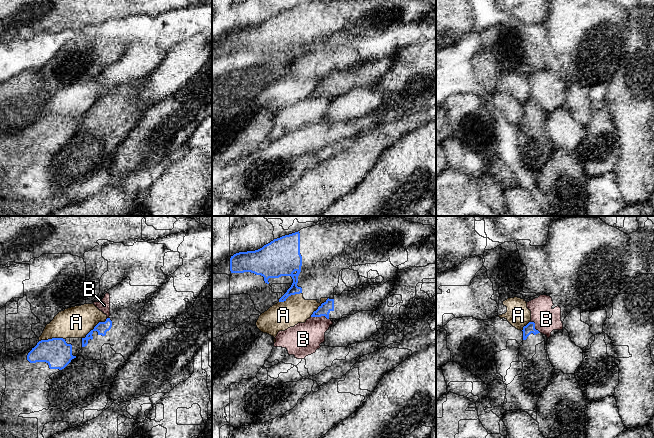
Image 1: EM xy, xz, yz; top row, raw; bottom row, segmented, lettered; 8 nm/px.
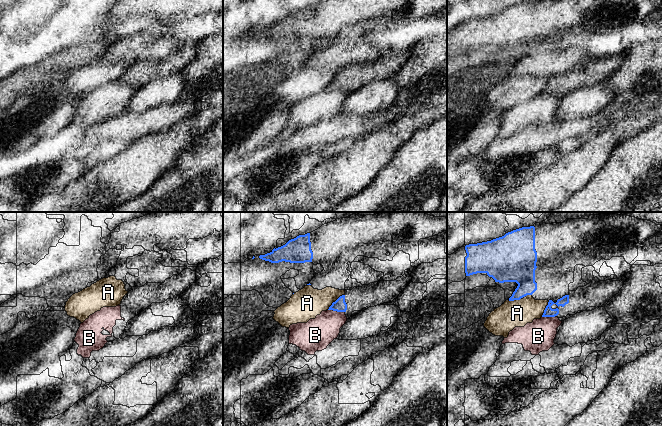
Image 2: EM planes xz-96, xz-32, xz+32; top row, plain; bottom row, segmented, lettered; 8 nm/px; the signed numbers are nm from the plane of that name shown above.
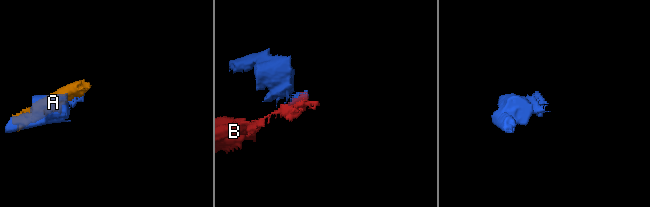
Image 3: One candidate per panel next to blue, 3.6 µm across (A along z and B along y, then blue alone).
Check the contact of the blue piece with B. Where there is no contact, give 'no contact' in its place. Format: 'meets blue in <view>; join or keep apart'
meets blue in xz; keep apart

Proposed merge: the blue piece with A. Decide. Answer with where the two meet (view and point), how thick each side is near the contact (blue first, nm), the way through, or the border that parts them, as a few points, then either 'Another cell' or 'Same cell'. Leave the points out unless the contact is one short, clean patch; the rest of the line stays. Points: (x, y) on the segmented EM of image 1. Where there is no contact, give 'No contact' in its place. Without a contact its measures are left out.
Touches blue at xy (94, 327). Thickness 100 nm (blue) against 260 nm. Another cell

